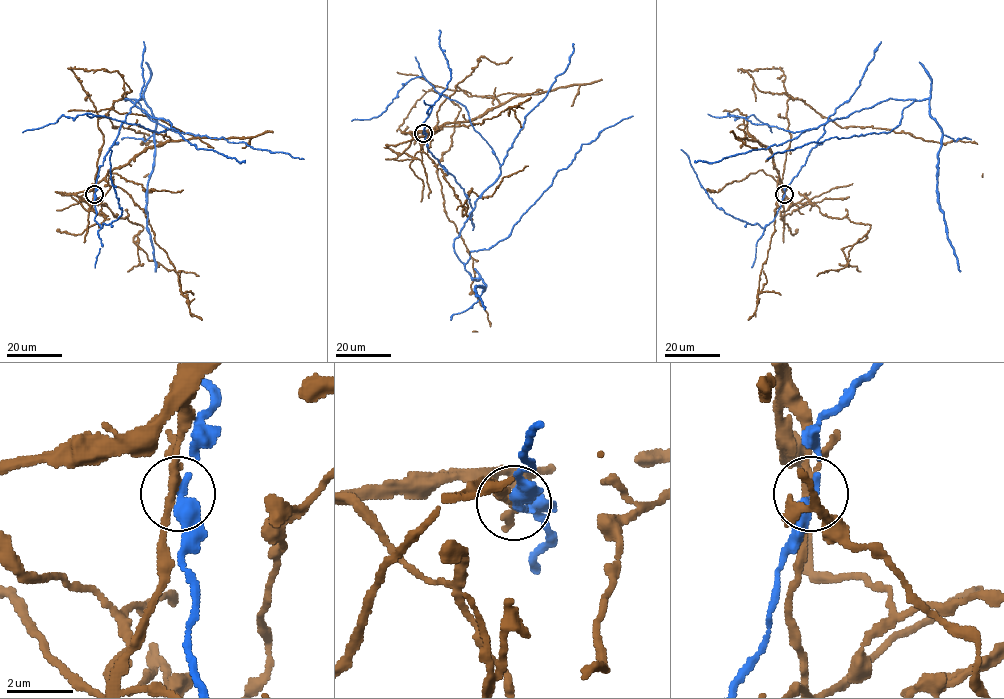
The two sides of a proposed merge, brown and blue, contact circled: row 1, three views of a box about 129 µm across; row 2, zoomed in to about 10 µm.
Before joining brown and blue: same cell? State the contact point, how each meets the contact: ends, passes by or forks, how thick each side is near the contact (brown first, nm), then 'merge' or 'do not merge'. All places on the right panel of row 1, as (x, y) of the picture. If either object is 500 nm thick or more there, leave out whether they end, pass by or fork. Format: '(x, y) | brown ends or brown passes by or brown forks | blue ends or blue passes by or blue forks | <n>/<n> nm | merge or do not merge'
(784, 194) | brown passes by | blue passes by | 240/320 nm | do not merge

